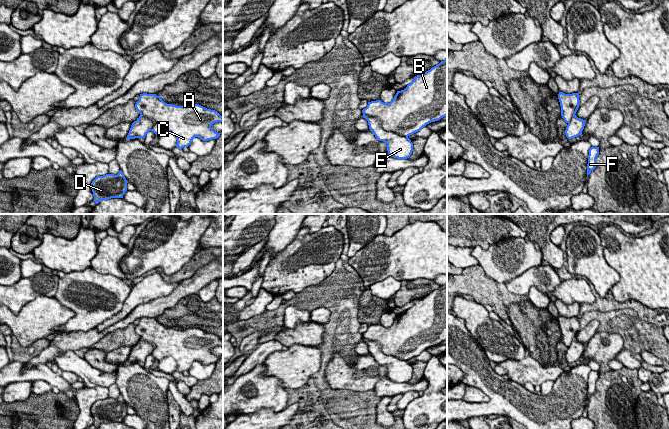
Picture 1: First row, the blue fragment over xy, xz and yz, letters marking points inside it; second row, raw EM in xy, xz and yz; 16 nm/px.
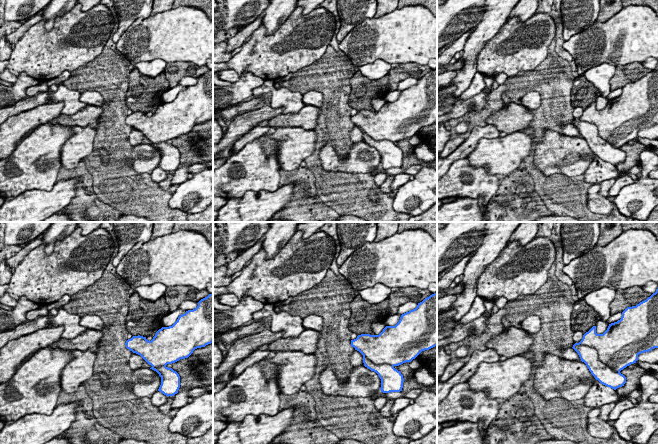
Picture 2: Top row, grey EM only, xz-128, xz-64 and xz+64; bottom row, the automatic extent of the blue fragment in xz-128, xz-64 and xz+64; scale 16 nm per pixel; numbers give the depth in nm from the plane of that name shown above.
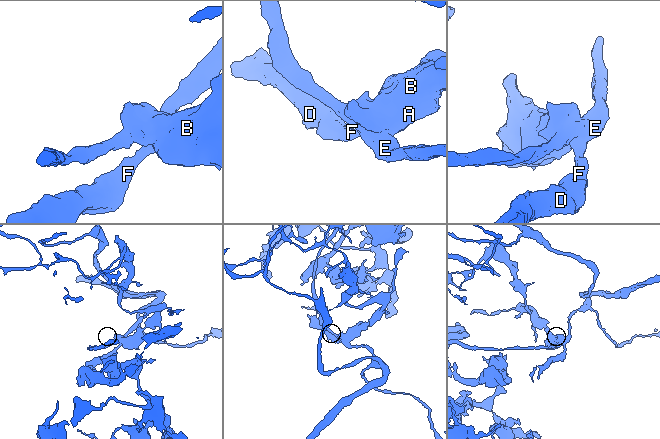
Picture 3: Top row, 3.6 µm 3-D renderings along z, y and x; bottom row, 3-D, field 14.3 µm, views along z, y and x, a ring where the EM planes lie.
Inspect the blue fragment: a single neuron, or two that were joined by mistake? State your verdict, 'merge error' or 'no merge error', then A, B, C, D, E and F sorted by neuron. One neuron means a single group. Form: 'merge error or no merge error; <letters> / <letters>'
no merge error; A B C D E F

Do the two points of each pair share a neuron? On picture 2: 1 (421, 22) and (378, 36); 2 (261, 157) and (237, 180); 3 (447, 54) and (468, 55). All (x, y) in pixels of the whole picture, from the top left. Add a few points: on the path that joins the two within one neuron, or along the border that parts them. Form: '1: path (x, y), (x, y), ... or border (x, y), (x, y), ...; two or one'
1: path (410, 33), (404, 36), (389, 36); one
2: path (255, 163), (243, 174); one
3: border (473, 29), (462, 50); two

